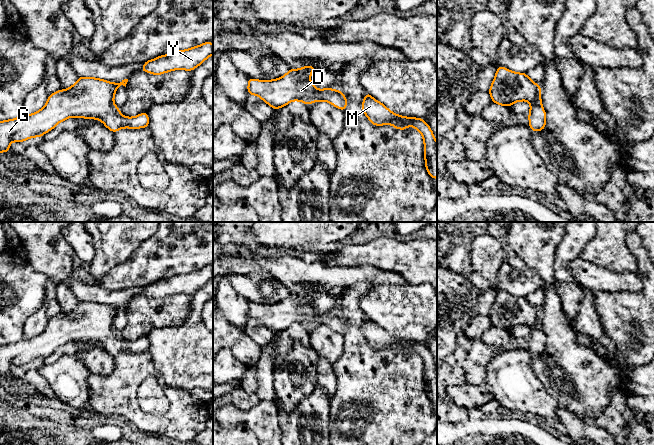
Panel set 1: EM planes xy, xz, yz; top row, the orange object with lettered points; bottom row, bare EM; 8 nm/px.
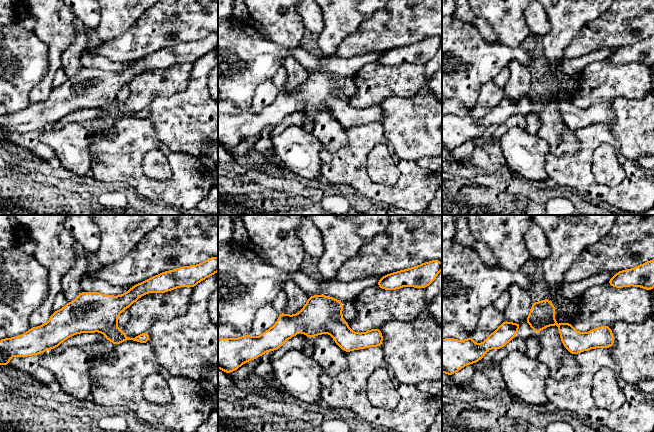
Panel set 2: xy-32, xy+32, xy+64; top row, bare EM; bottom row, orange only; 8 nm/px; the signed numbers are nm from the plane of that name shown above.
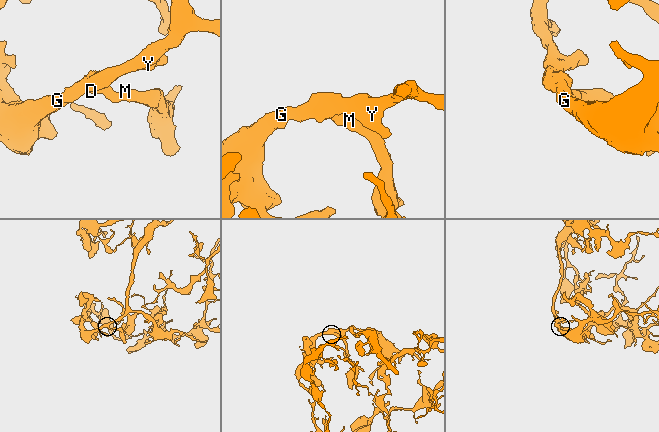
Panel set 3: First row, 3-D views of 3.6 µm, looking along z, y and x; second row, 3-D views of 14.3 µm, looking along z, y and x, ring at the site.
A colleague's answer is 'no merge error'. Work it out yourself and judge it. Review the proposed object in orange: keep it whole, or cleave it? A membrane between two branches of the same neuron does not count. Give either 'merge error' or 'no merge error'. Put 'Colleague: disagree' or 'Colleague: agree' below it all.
no merge error
Colleague: agree

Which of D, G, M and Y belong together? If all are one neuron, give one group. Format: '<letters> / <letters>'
D G M Y

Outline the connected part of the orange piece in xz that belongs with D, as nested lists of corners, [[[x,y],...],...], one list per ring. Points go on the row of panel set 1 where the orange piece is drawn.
[[[315,66],[291,68],[284,76],[274,80],[248,78],[248,95],[260,97],[274,110],[296,100],[307,105],[325,101],[344,111],[347,107],[347,98],[341,91],[331,88],[319,90],[311,82],[310,77],[315,69]]]

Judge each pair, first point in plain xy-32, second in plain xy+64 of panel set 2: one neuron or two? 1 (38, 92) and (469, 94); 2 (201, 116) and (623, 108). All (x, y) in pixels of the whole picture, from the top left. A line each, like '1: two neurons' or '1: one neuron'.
1: two neurons
2: one neuron

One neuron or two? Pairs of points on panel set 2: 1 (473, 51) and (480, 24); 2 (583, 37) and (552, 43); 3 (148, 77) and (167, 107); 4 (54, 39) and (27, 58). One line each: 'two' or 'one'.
1: two
2: two
3: two
4: two

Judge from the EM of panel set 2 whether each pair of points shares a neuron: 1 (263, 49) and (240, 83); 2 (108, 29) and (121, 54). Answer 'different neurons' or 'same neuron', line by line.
1: same neuron
2: different neurons

